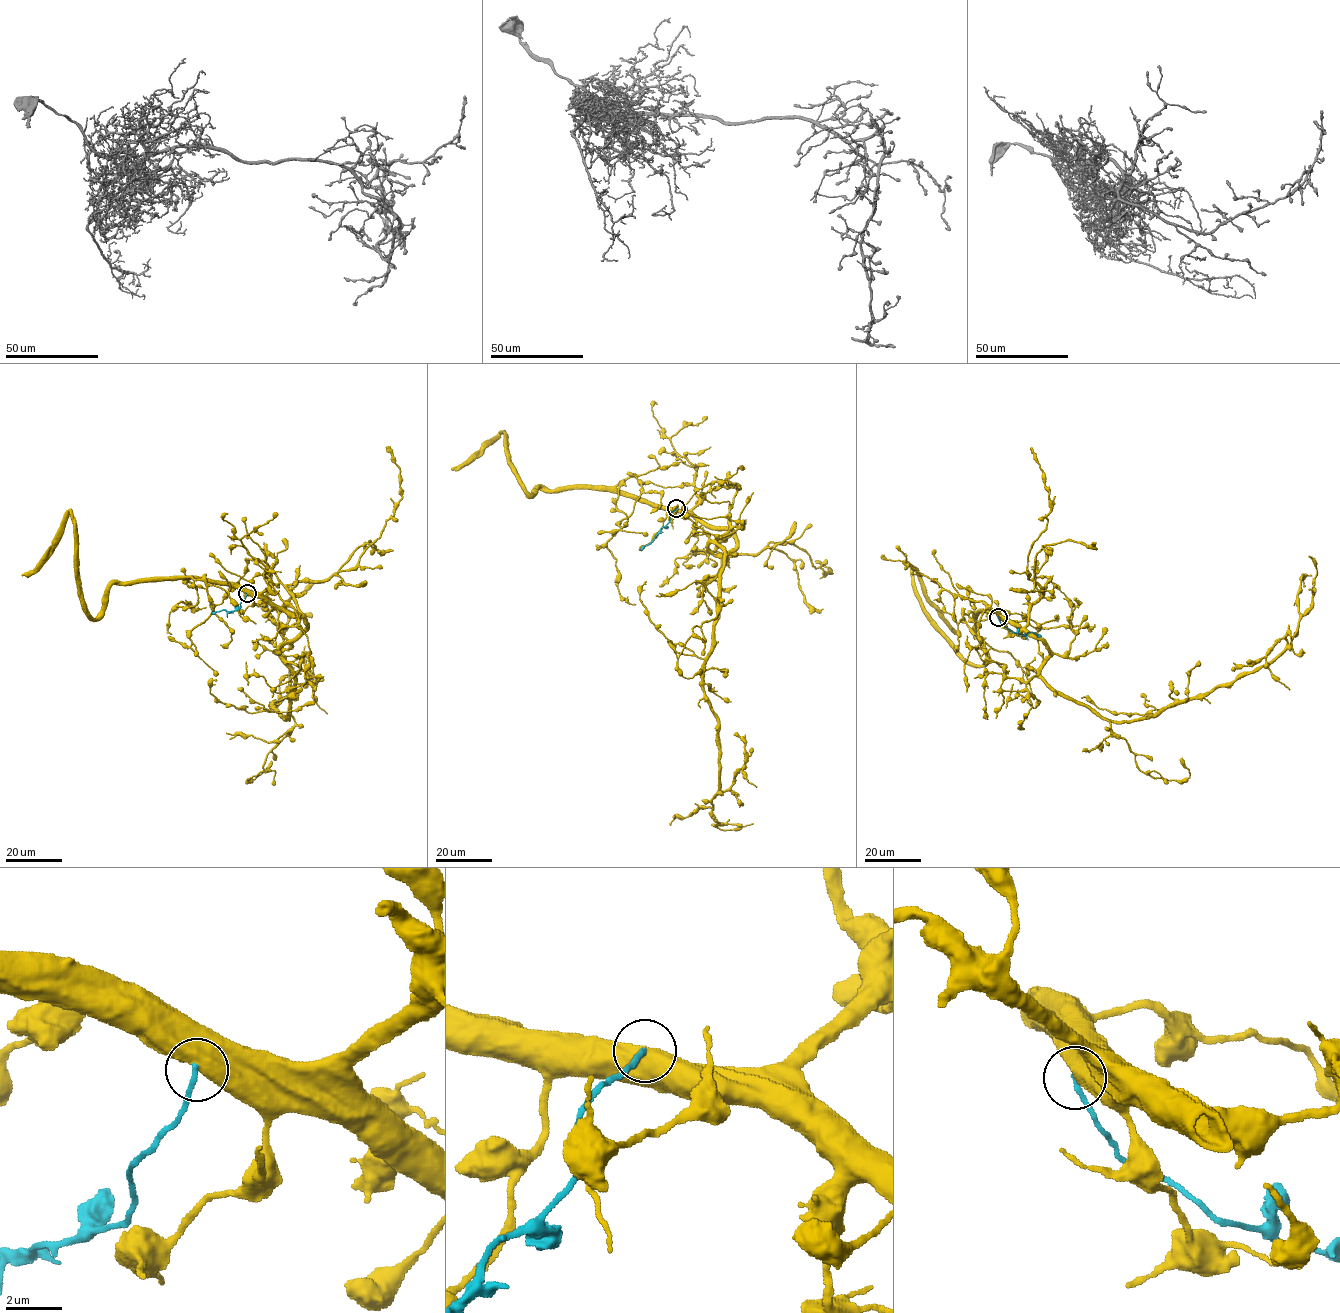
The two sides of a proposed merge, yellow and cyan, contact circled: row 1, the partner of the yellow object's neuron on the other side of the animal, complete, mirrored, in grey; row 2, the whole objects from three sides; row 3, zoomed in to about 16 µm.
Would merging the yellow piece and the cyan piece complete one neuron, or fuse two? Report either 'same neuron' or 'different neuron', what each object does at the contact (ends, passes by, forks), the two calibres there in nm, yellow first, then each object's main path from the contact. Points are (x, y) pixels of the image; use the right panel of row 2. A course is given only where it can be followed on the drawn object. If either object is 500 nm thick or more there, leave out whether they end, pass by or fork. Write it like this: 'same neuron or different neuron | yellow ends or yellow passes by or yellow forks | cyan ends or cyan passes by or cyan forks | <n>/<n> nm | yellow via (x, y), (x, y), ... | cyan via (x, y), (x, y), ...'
different neuron | 750/180 nm | yellow via (997, 617), (1042, 640), (1040, 677), (1055, 690), (1108, 719), (1147, 719), (1289, 644), (1311, 606), (1308, 556) | cyan via (997, 617), (1012, 632), (1041, 635)

